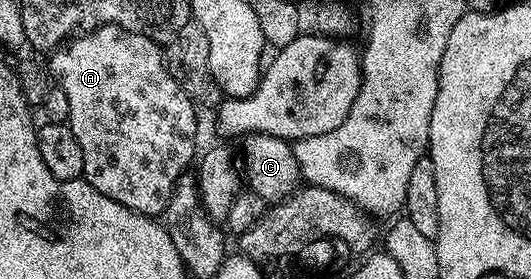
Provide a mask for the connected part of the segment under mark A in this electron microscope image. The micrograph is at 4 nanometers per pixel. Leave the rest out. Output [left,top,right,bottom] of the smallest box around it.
[48,25,198,218]

